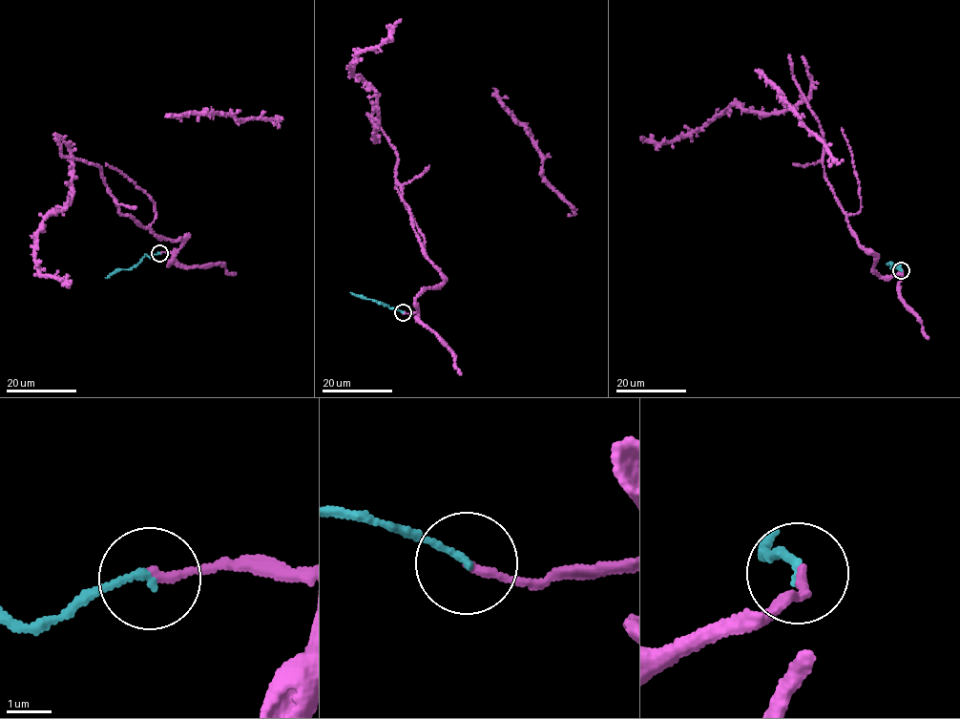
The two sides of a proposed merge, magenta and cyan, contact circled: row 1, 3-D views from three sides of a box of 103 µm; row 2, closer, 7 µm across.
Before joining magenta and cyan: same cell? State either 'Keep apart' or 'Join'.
Join

